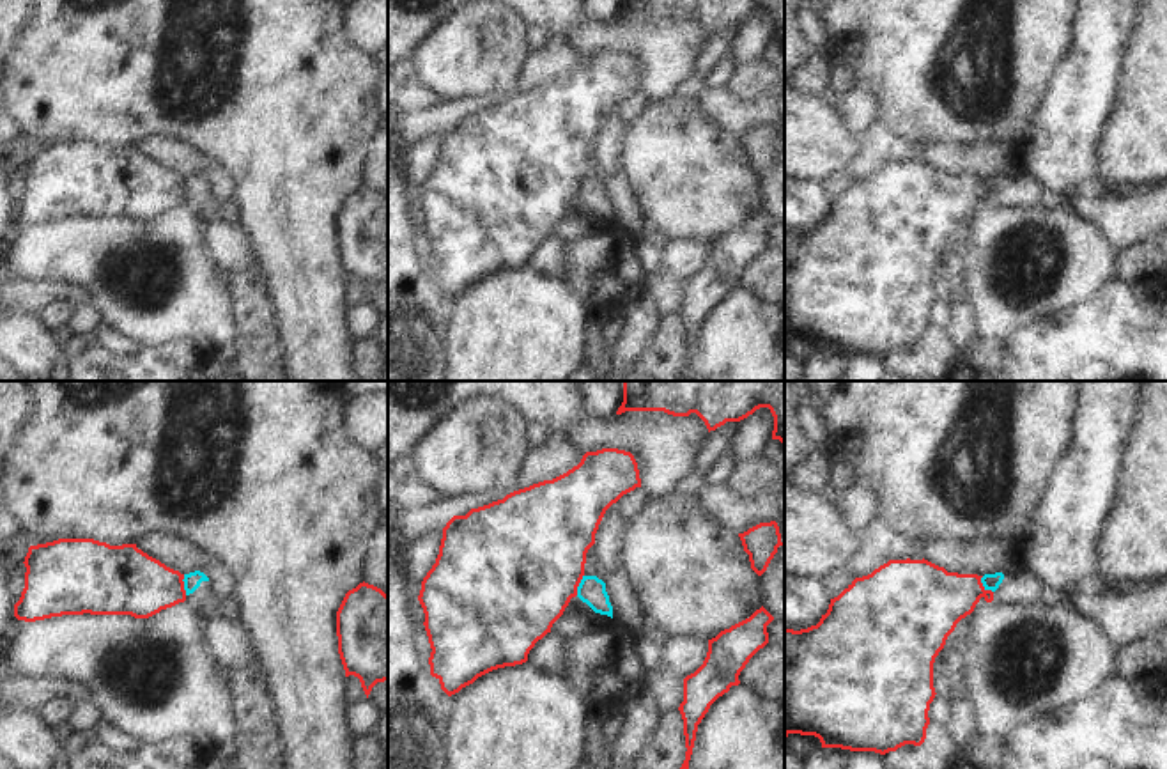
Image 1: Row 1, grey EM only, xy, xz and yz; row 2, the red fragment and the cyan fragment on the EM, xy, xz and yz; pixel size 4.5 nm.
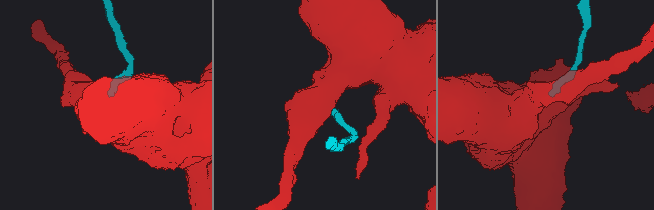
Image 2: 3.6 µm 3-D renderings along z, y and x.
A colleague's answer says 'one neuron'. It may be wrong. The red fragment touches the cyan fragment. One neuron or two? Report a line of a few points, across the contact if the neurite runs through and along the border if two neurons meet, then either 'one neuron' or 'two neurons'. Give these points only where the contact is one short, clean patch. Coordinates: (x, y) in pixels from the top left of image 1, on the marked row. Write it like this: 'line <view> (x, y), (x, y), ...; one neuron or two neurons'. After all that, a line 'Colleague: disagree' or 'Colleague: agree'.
line yz (981, 576), (981, 583), (992, 592); two neurons
Colleague: disagree

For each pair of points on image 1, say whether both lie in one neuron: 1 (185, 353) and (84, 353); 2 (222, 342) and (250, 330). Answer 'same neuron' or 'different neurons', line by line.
1: same neuron
2: different neurons

